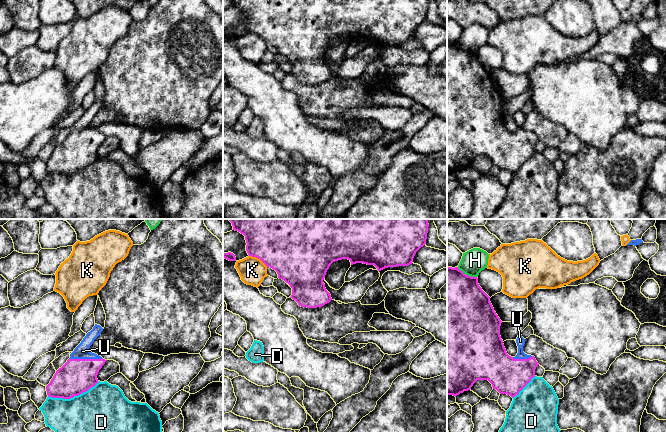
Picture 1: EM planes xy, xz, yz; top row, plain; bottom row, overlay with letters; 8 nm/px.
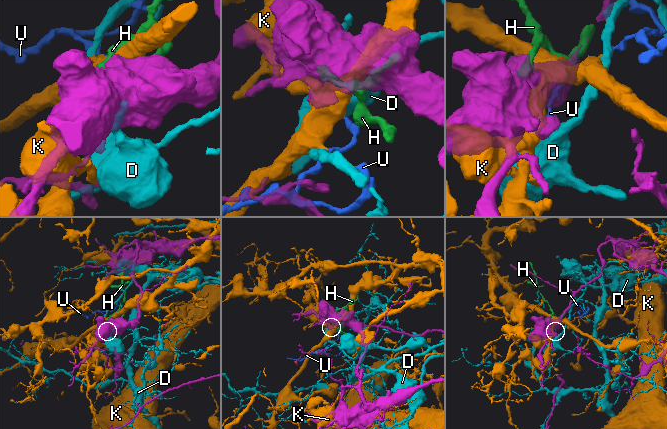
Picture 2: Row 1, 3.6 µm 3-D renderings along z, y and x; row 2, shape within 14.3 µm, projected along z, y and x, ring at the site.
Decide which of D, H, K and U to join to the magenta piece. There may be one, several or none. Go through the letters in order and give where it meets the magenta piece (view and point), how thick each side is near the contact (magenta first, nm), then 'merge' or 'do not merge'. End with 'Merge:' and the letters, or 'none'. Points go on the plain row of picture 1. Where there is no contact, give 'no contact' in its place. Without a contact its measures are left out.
D: xy (73, 172) | 280/480 nm | do not merge
H: yz (467, 51) | 500/190 nm | do not merge
K: xz (258, 34) | 400/220 nm | do not merge
U: xy (85, 135) | 280/120 nm | merge
Merge: U

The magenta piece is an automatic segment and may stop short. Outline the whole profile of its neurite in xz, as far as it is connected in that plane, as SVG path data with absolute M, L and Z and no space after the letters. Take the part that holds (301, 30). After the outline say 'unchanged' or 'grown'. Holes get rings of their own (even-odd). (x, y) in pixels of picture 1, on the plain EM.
M232 0L233 6L245 12L249 32L260 35L278 50L292 64L290 74L299 82L322 83L332 74L323 56L330 41L338 36L348 35L351 41L363 39L374 41L378 47L388 43L412 40L416 28L426 20L429 0Z; unchanged

